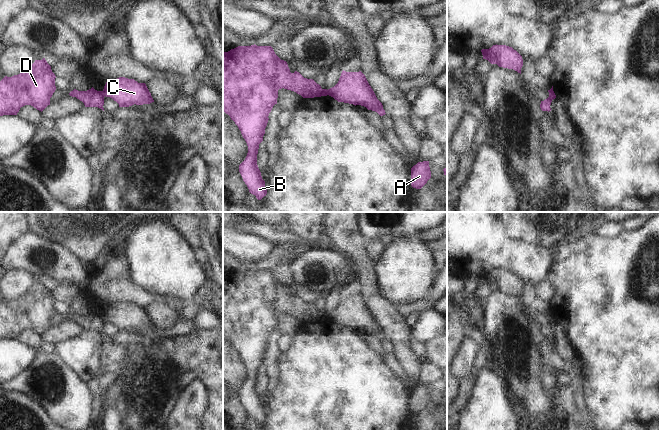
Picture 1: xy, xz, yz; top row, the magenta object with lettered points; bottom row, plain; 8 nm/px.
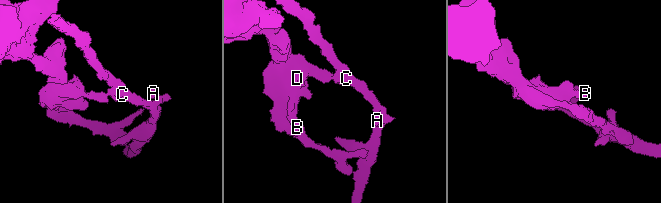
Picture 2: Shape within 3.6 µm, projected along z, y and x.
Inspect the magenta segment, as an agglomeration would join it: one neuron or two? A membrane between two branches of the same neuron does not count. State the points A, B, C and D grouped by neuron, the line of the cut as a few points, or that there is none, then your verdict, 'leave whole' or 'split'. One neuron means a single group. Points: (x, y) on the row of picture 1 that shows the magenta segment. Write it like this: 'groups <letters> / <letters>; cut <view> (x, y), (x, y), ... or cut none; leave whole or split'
groups A C / B D; cut xy (102, 91), (105, 95); split

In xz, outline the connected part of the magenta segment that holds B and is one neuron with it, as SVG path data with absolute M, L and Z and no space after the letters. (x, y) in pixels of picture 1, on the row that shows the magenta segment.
M238 46L223 52L223 111L238 126L248 146L245 160L239 165L239 172L249 192L261 200L267 194L265 181L257 165L259 144L263 141L268 116L277 104L278 90L287 89L303 98L327 96L327 89L322 89L313 79L304 78L299 72L290 72L286 61L281 60L271 46Z

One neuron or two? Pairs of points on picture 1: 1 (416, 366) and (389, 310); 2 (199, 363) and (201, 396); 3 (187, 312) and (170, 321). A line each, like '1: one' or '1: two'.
1: one
2: two
3: two

